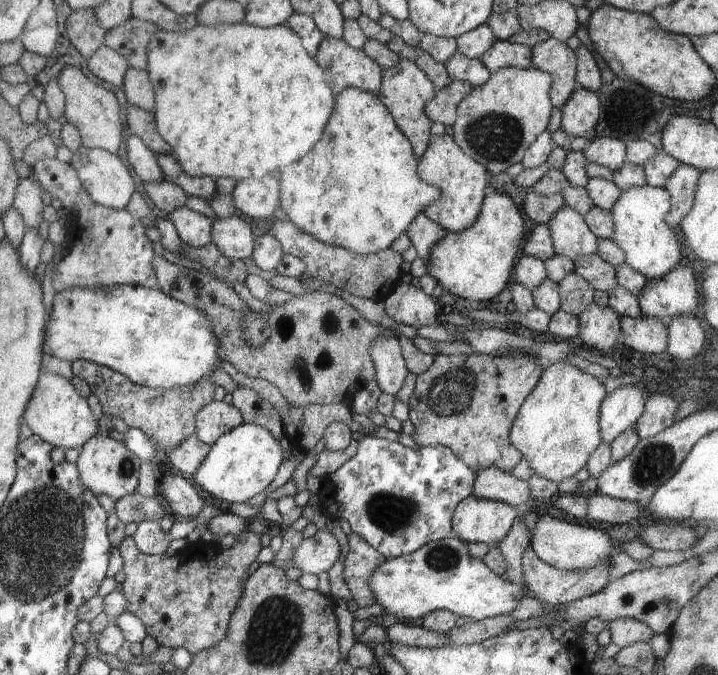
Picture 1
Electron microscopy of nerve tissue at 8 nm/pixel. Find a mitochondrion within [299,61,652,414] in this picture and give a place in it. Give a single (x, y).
(496, 137)

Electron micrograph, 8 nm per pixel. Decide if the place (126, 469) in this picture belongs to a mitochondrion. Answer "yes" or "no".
yes

